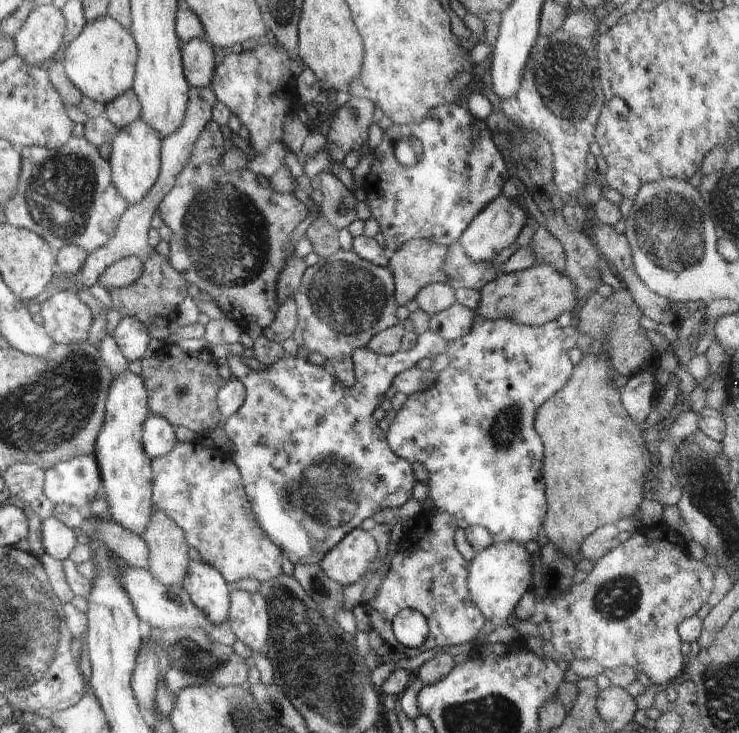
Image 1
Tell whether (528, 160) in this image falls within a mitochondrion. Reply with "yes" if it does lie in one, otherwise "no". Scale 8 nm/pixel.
yes

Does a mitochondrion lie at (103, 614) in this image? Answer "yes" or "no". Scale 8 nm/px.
no

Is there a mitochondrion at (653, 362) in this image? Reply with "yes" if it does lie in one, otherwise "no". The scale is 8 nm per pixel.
no

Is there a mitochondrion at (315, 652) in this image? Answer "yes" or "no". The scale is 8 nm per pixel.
yes

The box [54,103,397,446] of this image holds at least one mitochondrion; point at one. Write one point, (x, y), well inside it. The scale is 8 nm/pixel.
(226, 236)

